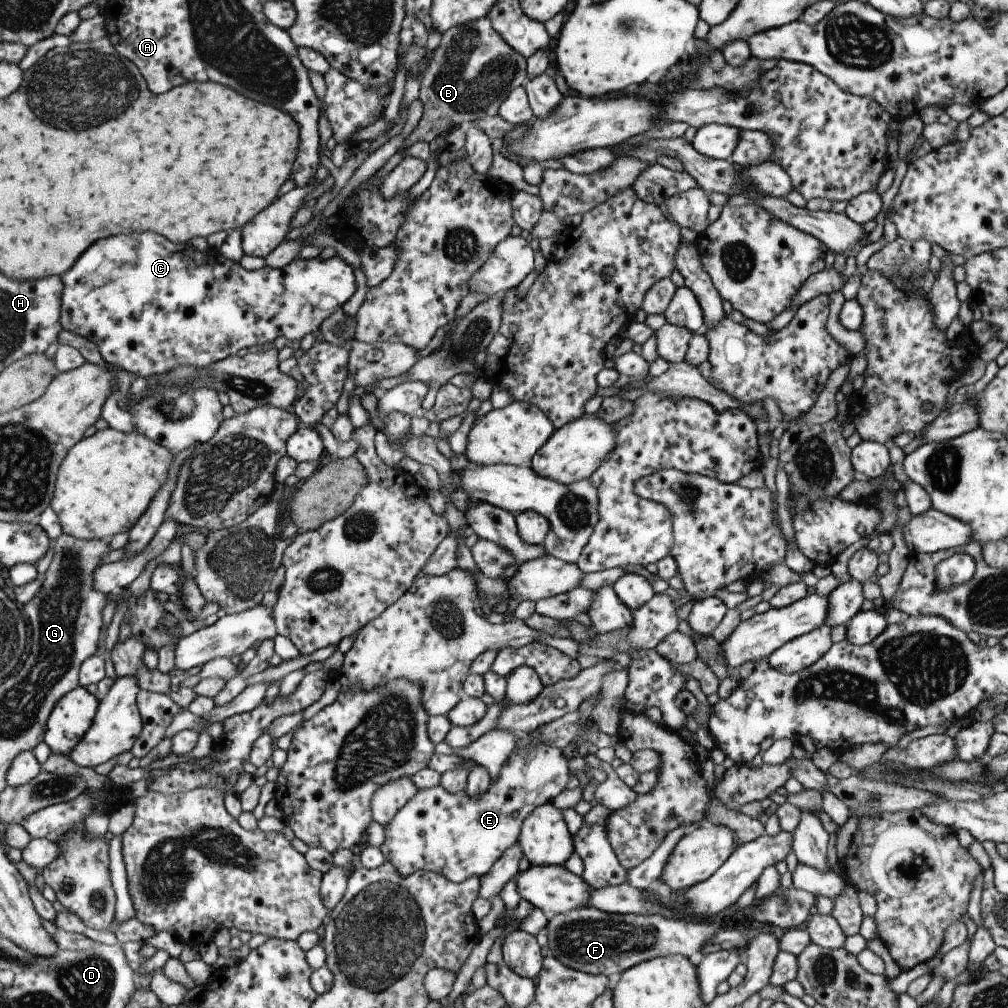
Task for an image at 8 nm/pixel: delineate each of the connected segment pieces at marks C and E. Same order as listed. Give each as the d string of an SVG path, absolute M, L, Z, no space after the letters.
M133 232L127 236L111 236L105 240L99 240L97 244L89 246L77 262L72 264L59 278L62 282L60 296L60 328L73 334L82 336L97 345L99 354L103 362L113 367L125 370L139 377L147 375L158 375L166 373L168 370L179 365L191 365L197 368L208 367L209 364L216 363L218 360L235 355L240 348L249 348L257 344L267 344L272 342L277 336L283 336L287 340L301 339L308 332L317 333L321 322L327 318L337 307L345 304L351 294L355 292L354 268L346 264L341 258L334 255L328 259L321 260L318 257L313 259L300 259L295 257L287 266L280 269L269 268L267 265L248 271L239 262L230 261L221 256L219 252L207 249L206 251L193 250L189 242L172 243L170 240L155 234L155 232Z
M529 743L514 748L499 767L499 772L484 793L470 797L463 793L447 792L440 783L434 787L416 789L414 795L384 824L384 839L377 847L401 876L415 871L431 871L452 883L460 883L469 877L483 876L504 852L517 843L523 819L536 807L551 803L566 788L571 772L560 748L545 743Z

